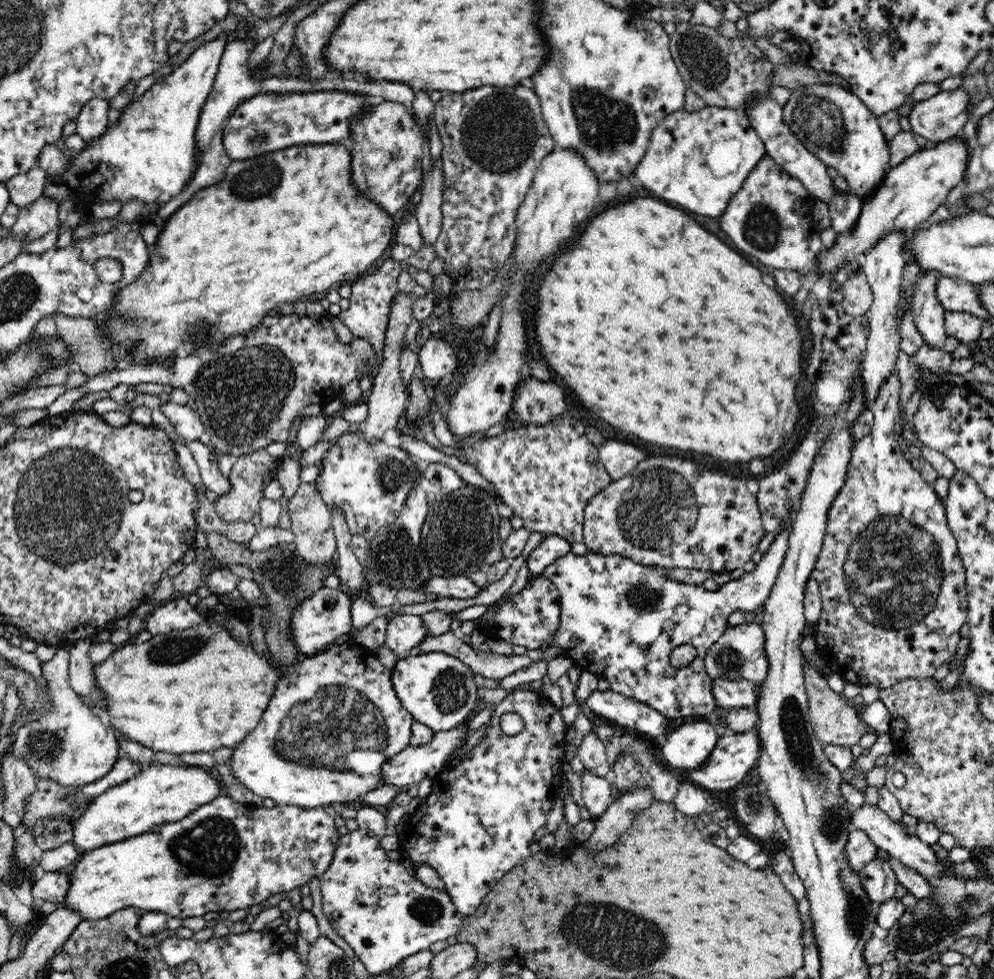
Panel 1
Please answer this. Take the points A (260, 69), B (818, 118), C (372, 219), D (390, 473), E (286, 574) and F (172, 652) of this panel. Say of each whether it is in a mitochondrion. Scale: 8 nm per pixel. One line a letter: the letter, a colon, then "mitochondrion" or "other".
A: other
B: mitochondrion
C: other
D: mitochondrion
E: mitochondrion
F: mitochondrion

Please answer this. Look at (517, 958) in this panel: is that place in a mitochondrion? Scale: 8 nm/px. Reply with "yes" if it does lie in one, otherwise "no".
no

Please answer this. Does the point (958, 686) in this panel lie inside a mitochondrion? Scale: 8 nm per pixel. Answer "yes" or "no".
no

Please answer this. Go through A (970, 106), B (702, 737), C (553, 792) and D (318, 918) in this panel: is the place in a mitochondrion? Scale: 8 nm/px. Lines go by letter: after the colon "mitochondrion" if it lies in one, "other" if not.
A: other
B: other
C: other
D: other

